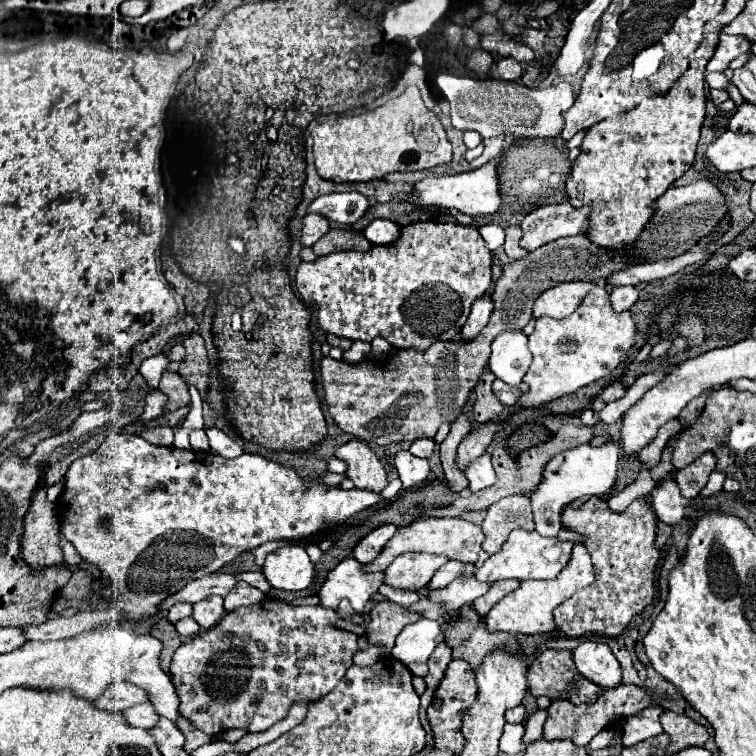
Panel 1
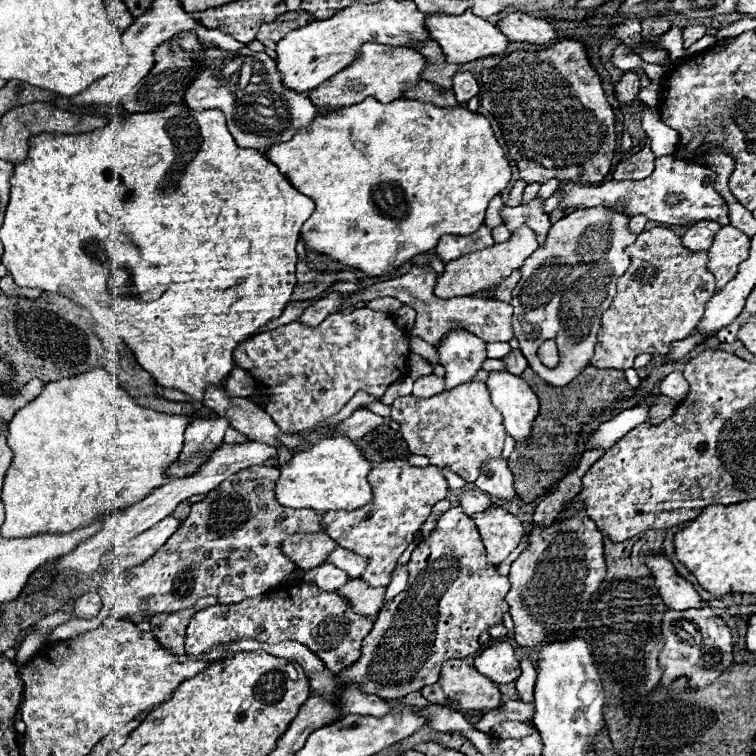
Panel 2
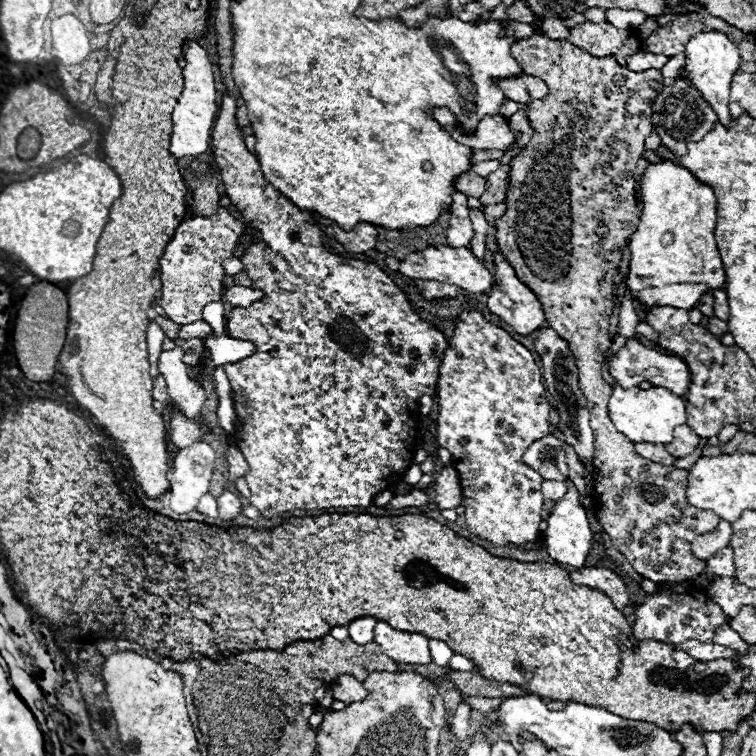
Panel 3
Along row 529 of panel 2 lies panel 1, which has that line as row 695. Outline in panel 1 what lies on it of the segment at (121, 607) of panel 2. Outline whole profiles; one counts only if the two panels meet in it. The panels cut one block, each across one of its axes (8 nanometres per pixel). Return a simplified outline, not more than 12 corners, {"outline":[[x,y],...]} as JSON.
{"outline":[[282,600],[174,652],[180,714],[268,730],[328,694],[358,636]]}

